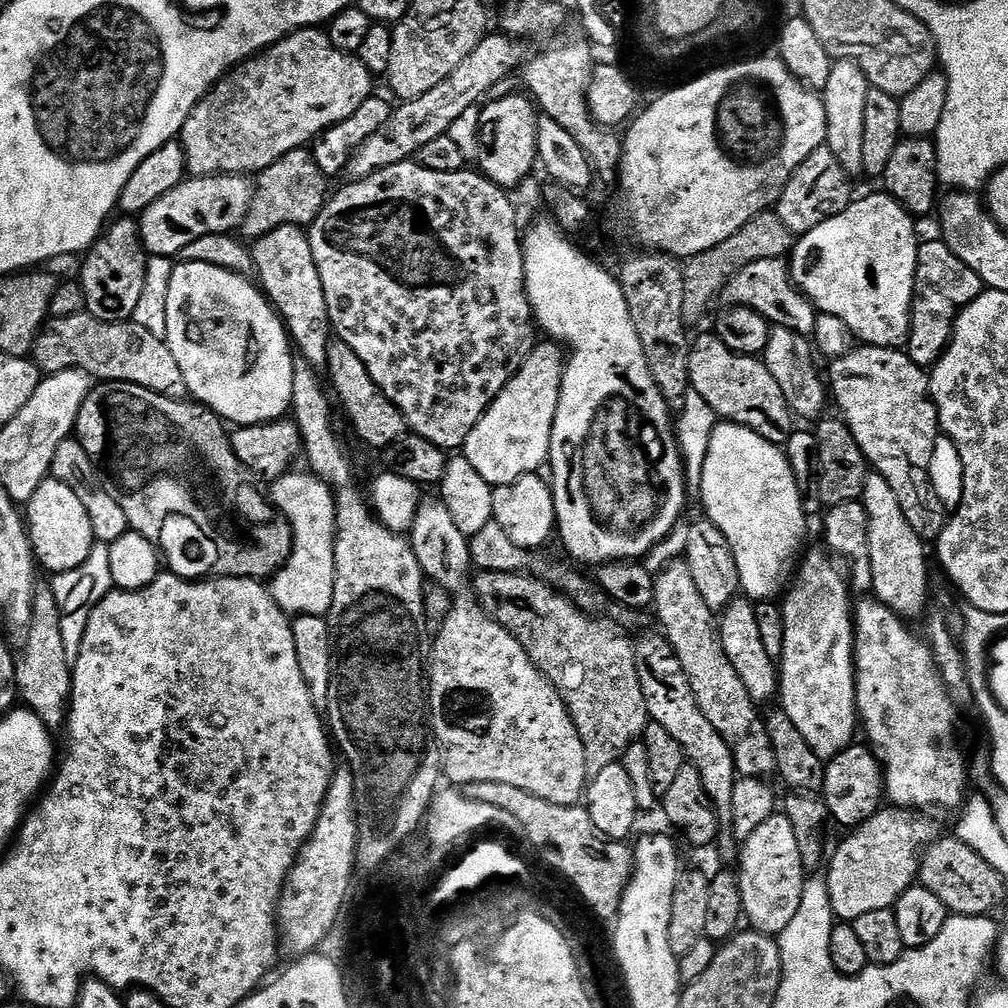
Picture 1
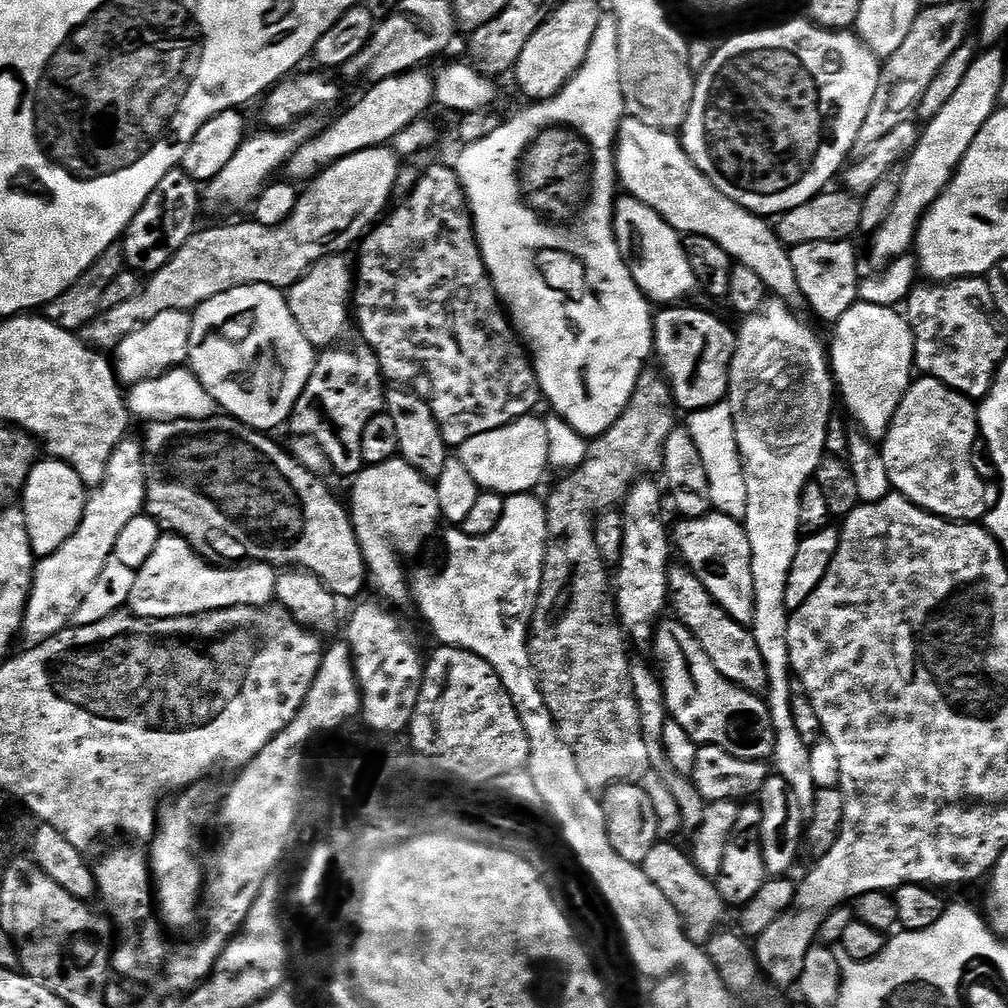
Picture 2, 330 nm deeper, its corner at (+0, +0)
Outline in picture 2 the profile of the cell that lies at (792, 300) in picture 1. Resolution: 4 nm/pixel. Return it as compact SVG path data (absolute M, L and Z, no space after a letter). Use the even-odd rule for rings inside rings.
M846 240L834 242L806 242L797 244L791 249L794 278L798 278L798 286L803 303L808 303L822 319L835 322L850 310L850 306L858 303L858 293L862 273L856 265L856 252L853 245Z

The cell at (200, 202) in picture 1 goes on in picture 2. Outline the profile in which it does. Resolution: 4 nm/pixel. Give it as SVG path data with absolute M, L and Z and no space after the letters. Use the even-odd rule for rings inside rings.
M424 70L403 72L401 76L377 80L371 87L372 89L357 104L350 105L329 128L327 125L317 136L306 141L288 160L286 172L288 170L287 175L293 181L311 181L317 172L324 171L329 164L334 164L358 150L370 150L391 145L392 139L398 134L402 134L402 130L406 130L406 126L421 119L427 113L424 111L430 106L433 107L436 94L433 77L427 76Z

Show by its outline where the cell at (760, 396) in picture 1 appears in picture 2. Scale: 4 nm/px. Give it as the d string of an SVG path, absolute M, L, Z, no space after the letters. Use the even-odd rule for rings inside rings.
M668 306L657 311L654 316L654 356L660 359L659 367L672 387L672 397L676 399L677 409L691 414L721 403L728 395L730 366L736 349L736 332L728 329L716 316L703 312L700 308L688 306Z

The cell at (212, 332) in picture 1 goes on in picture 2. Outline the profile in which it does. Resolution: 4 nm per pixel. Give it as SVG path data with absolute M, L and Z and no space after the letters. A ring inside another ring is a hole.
M261 284L238 286L203 300L191 313L191 318L187 367L192 369L217 405L233 420L242 421L255 432L272 434L279 424L287 425L302 390L306 390L306 382L310 382L318 355L317 349L306 342L306 334L302 334L298 322L294 322L287 295L281 289Z

